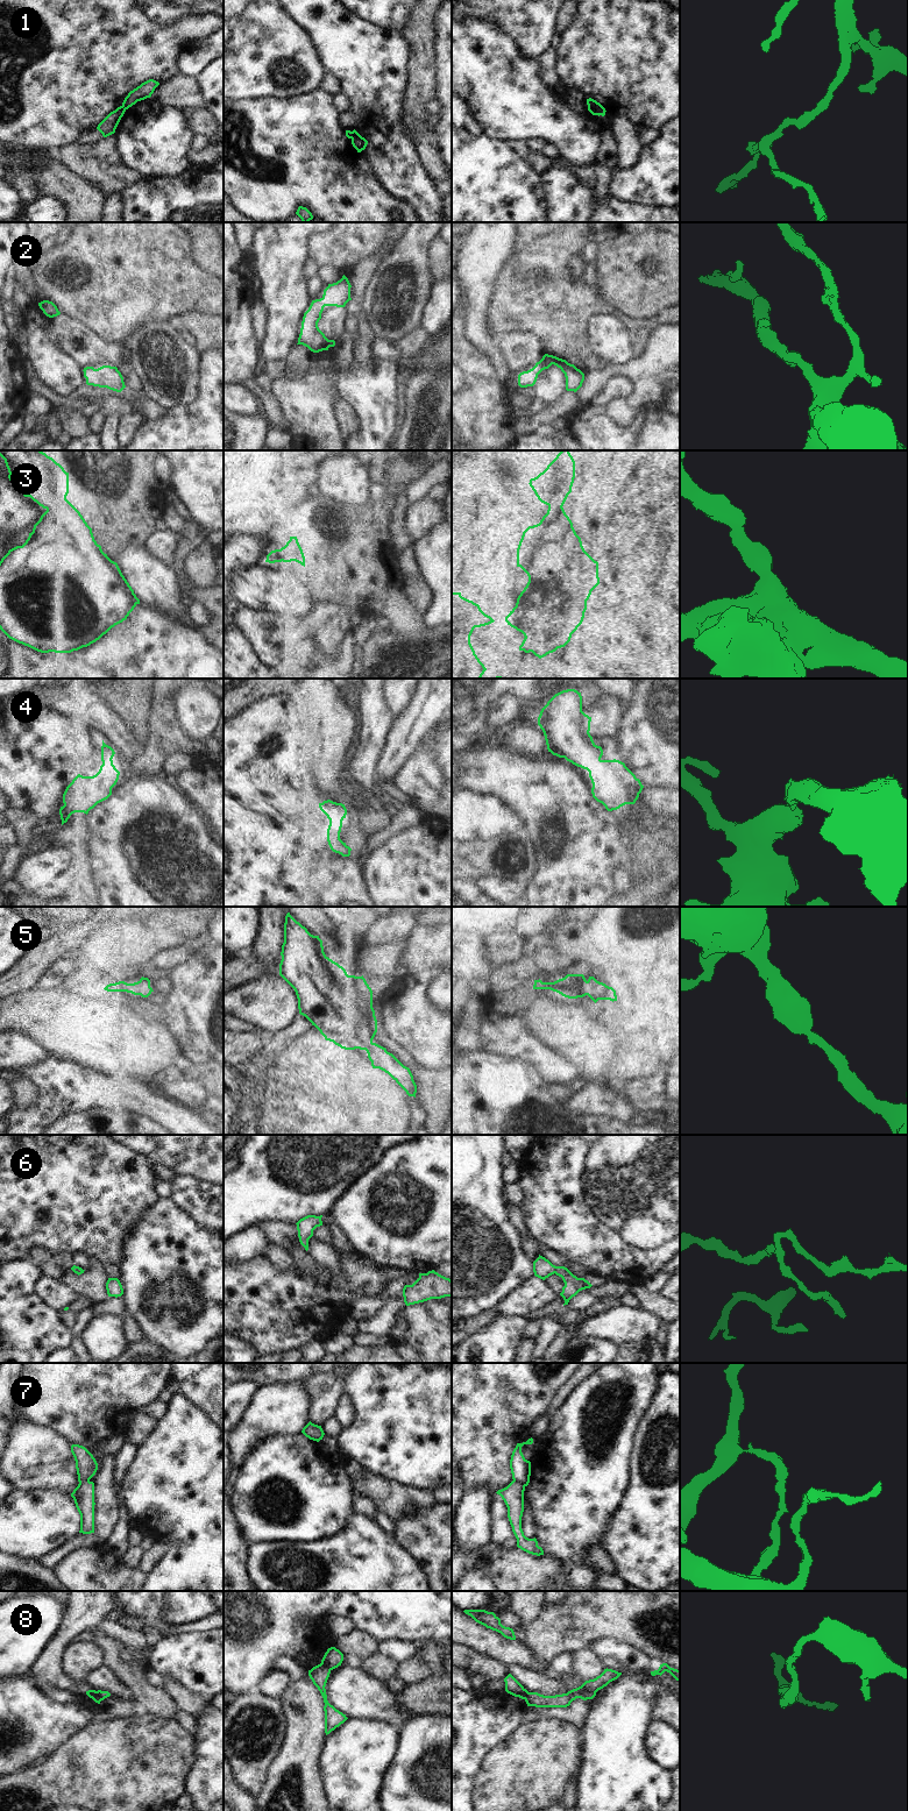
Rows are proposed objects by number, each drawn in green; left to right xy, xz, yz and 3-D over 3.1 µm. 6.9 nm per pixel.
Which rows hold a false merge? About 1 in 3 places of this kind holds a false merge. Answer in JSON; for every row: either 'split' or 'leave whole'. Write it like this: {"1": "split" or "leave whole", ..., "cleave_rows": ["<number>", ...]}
{"1": "split", "2": "leave whole", "3": "leave whole", "4": "leave whole", "5": "leave whole", "6": "leave whole", "7": "split", "8": "split", "cleave_rows": ["1", "7", "8"]}

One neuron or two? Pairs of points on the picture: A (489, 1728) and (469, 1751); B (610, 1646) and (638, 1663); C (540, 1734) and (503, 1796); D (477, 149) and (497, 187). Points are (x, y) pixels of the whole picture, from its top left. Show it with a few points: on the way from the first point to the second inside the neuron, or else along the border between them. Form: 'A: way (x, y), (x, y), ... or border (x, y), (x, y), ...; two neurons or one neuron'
A: way (483, 1734), (473, 1745); one neuron
B: way (617, 1653), (631, 1664); one neuron
C: way (540, 1749), (540, 1756), (516, 1781); one neuron
D: way (477, 158), (477, 168), (488, 178); one neuron

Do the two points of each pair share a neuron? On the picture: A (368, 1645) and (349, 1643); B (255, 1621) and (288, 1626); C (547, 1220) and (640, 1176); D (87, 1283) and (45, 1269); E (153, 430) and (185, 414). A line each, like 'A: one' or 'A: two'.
A: one
B: one
C: one
D: one
E: one

